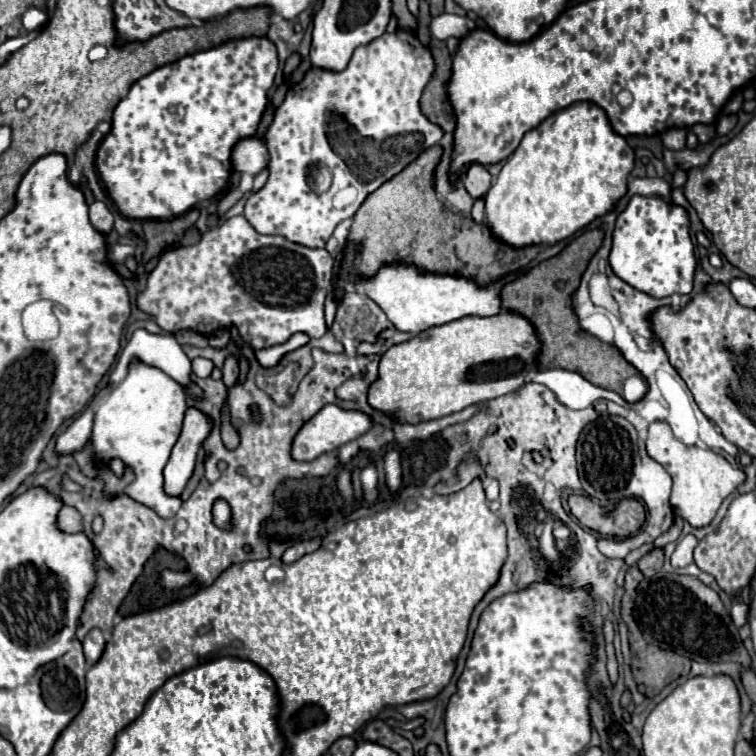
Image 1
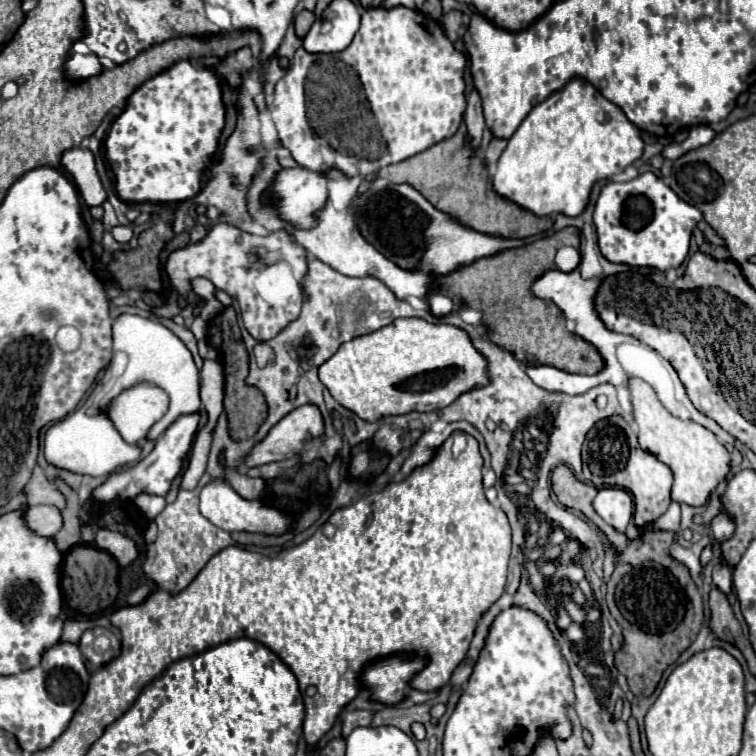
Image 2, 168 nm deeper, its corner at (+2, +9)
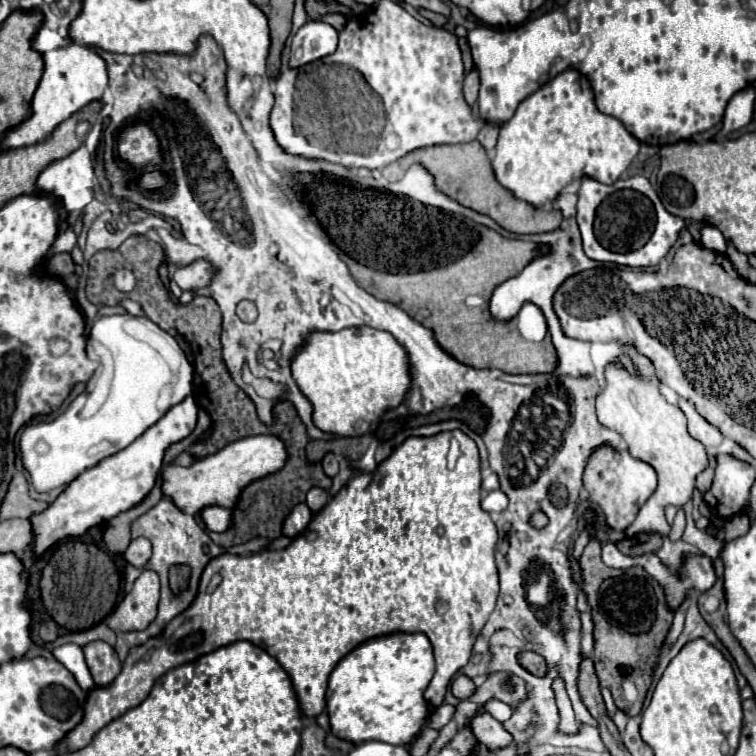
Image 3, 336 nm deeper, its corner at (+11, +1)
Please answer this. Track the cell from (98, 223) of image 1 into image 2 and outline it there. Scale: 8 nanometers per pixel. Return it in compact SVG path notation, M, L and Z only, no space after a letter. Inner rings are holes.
M69 149L63 159L61 159L63 167L71 173L83 201L87 207L99 207L107 201L107 193L97 177L95 171L95 161L89 149Z

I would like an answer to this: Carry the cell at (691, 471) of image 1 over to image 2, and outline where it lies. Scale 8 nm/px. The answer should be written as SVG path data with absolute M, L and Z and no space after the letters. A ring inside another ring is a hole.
M641 379L629 381L631 401L633 401L633 415L639 425L639 445L641 449L655 455L661 463L669 465L673 471L673 489L671 499L677 503L687 503L691 507L701 507L707 503L709 495L715 491L715 487L725 481L727 473L731 471L731 455L729 451L715 439L711 431L705 427L693 423L693 421L681 421L673 417L663 403L659 401L657 393L651 385L647 385Z

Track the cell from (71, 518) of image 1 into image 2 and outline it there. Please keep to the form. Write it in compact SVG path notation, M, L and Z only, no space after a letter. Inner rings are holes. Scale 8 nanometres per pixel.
M35 505L29 507L25 513L25 519L29 527L45 537L53 537L61 531L63 527L63 517L61 511L55 505Z

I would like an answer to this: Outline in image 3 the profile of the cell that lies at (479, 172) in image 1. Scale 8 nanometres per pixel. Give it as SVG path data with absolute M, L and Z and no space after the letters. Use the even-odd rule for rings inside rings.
M472 69L464 79L464 97L466 97L468 105L474 105L476 97L478 97L478 87L480 87L480 77L478 77L478 71Z

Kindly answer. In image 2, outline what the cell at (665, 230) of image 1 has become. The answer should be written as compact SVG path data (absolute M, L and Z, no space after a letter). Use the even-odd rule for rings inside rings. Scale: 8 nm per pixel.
M651 171L627 183L607 183L601 189L593 213L599 249L607 261L631 267L653 267L659 271L681 267L689 253L693 227L701 219L703 215L697 207L685 203Z

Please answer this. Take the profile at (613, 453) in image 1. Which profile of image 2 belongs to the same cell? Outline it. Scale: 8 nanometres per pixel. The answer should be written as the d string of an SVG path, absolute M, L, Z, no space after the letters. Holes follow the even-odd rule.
M613 415L603 421L597 421L597 425L589 429L583 441L583 477L585 481L591 481L597 489L621 487L629 491L635 499L633 521L639 529L643 529L649 523L655 523L671 503L669 497L671 483L673 483L671 469L665 463L657 461L657 457L653 457L651 453L639 447L635 431L621 415Z

